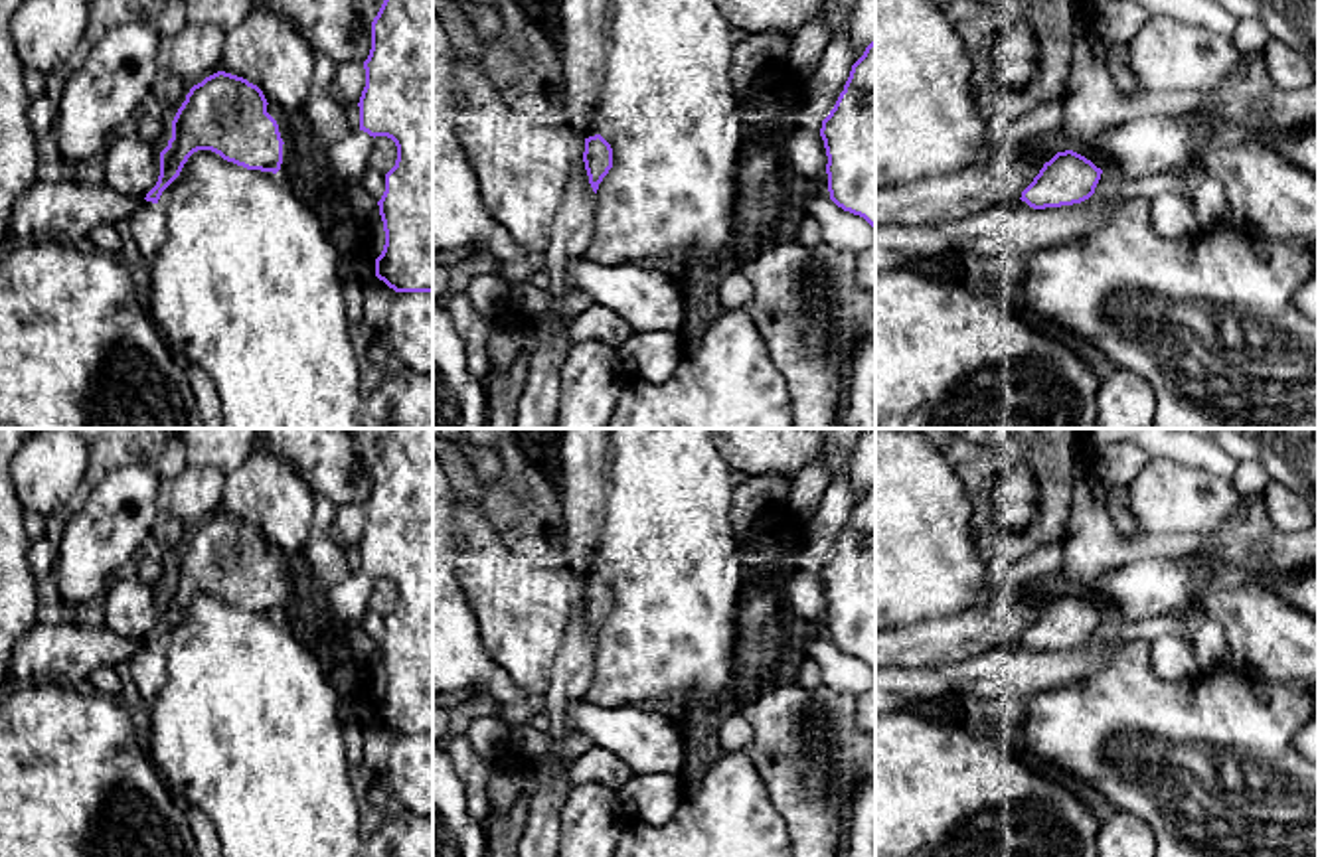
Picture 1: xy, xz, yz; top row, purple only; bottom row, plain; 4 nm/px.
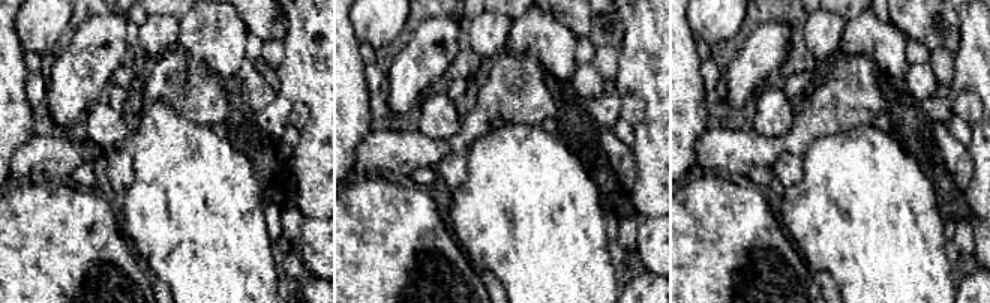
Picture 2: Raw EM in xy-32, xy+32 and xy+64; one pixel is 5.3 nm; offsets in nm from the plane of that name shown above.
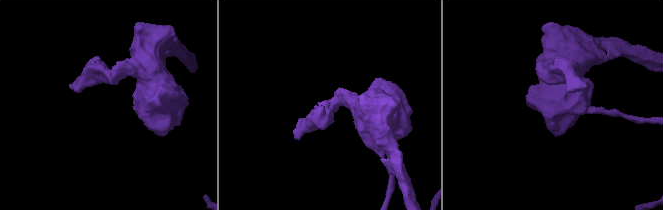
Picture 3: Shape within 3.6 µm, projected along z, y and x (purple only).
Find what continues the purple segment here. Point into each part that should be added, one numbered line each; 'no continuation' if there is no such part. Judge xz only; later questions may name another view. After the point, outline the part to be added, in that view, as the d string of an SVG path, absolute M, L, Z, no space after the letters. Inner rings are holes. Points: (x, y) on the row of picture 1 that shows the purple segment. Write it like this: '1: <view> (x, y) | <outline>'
1: xz (522, 170) | M456 55L454 124L476 174L482 207L526 249L545 255L585 138L567 126L534 126L502 101L488 57Z

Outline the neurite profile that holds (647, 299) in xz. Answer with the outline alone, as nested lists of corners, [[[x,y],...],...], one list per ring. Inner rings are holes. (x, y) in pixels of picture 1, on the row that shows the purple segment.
[[[583,257],[569,267],[567,280],[577,292],[589,292],[593,304],[622,316],[634,334],[680,332],[686,320],[684,286],[636,261],[609,267]]]

